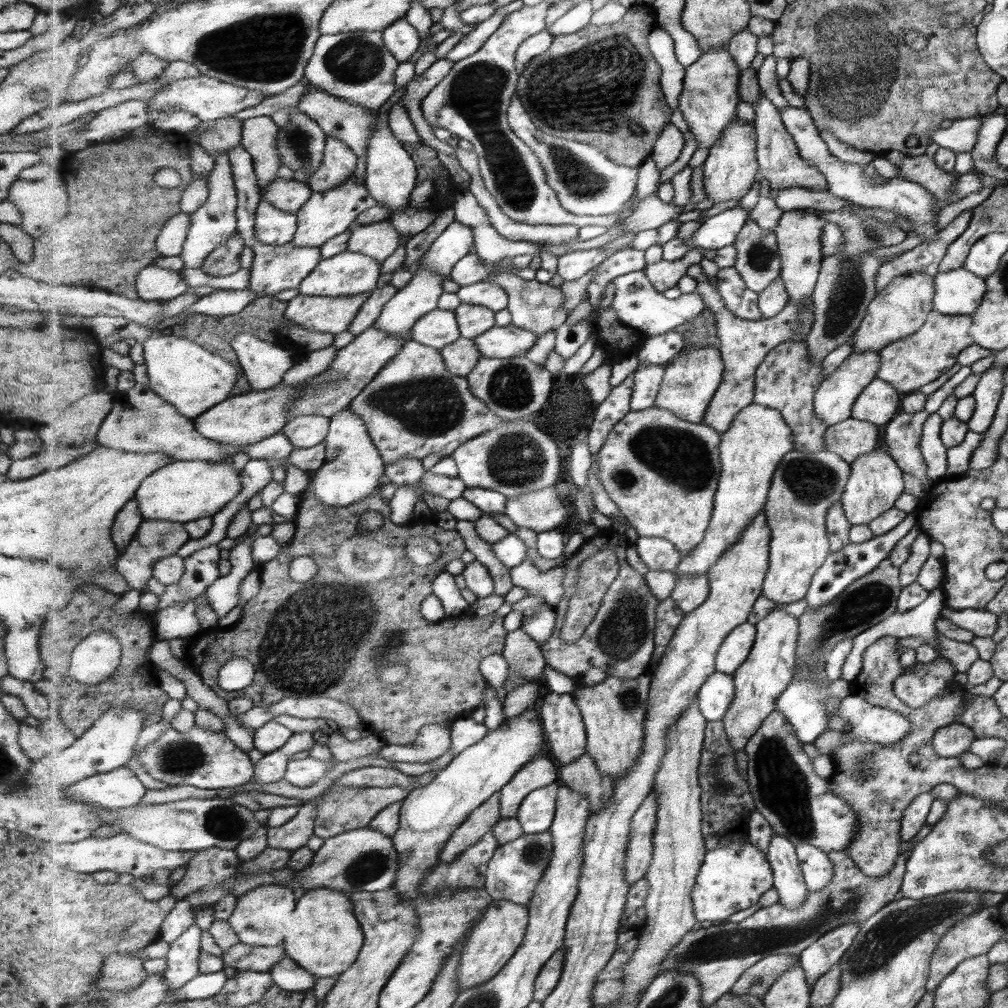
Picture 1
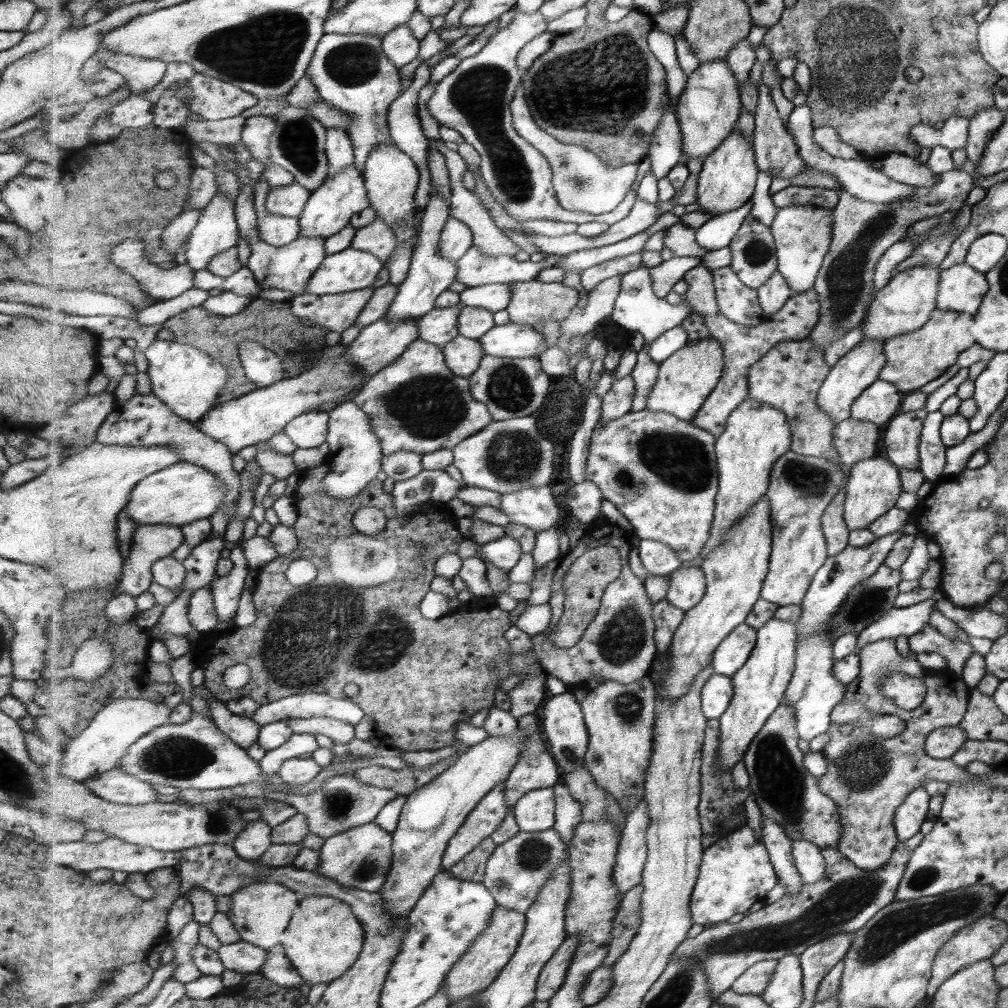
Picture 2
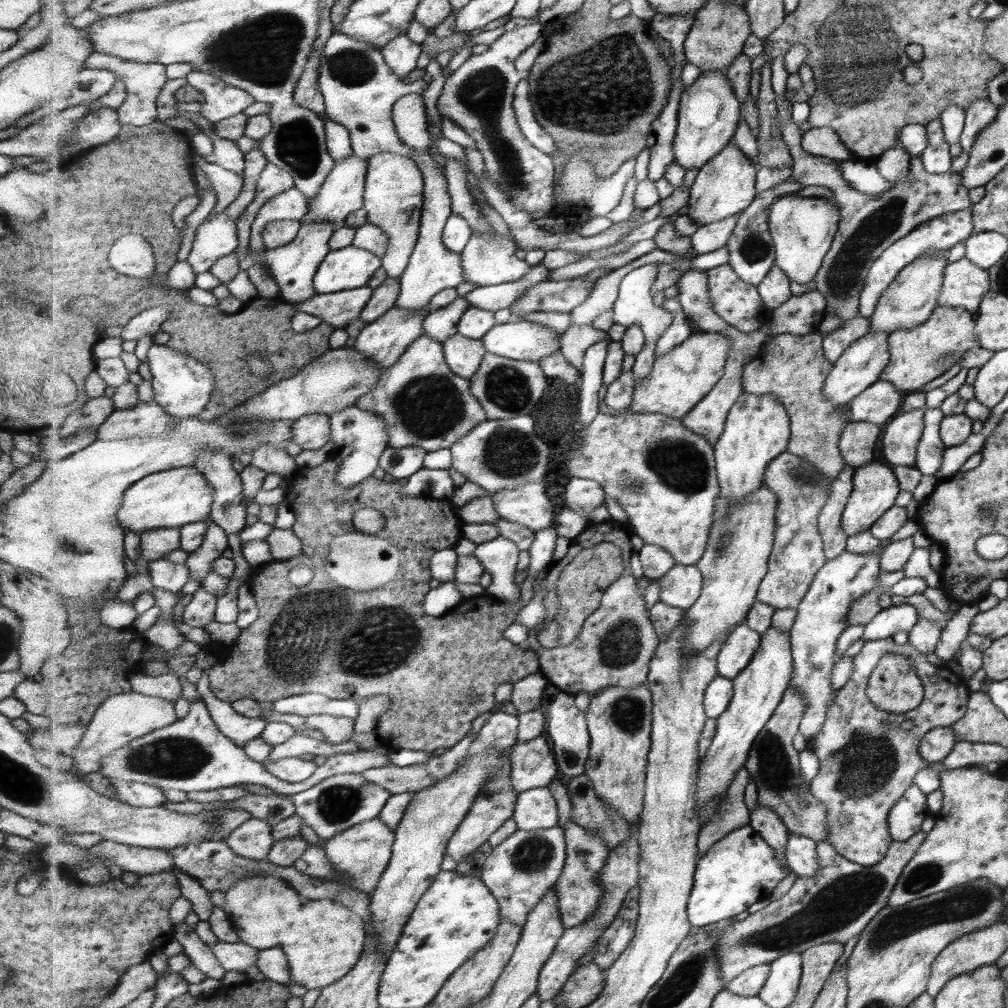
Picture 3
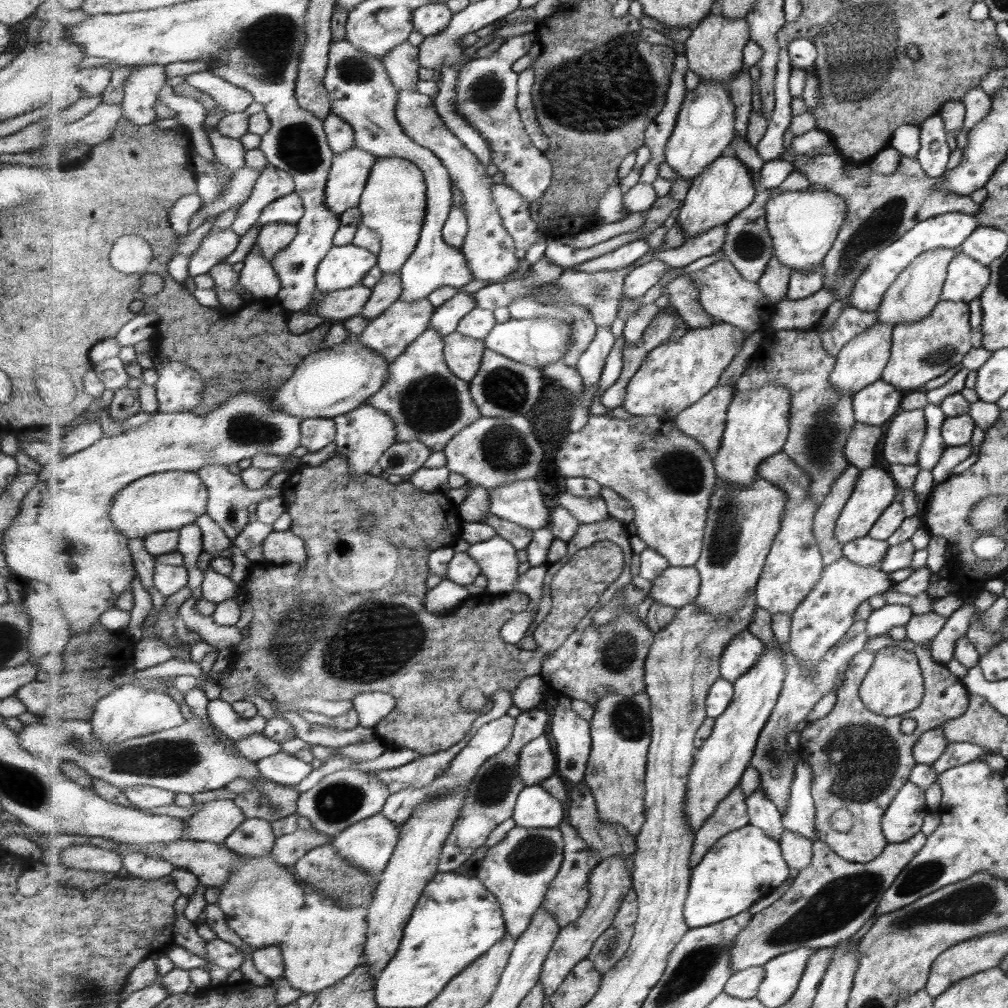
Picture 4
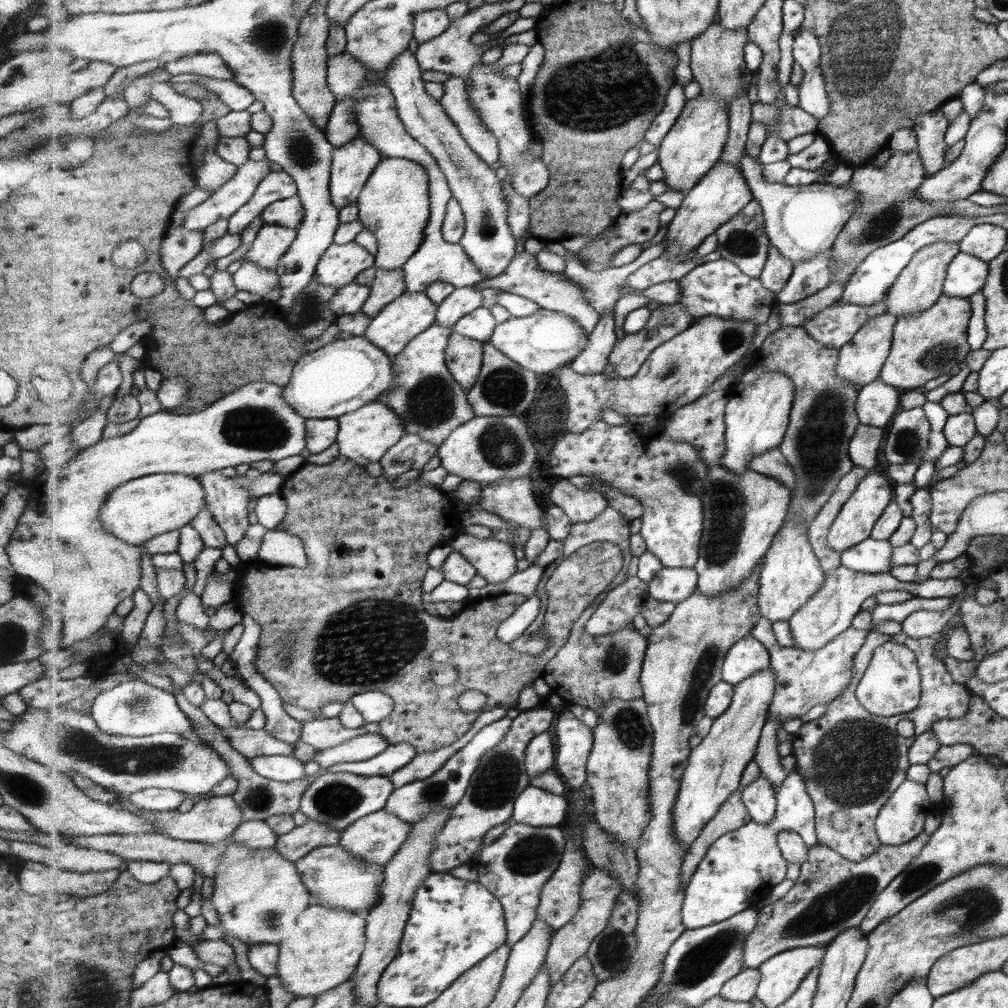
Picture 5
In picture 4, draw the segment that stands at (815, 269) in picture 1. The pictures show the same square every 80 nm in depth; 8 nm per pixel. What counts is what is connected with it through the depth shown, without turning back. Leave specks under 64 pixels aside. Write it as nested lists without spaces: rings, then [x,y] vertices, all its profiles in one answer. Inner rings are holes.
[[[812,184],[804,191],[776,189],[766,204],[766,221],[775,255],[793,271],[812,271],[823,264],[832,249],[845,215],[846,201],[827,188]]]

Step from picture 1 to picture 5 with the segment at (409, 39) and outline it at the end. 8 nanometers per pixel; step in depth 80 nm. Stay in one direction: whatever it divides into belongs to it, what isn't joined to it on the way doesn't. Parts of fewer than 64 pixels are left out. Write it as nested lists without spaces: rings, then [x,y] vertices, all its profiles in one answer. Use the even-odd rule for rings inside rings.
[[[408,48],[390,66],[386,85],[393,89],[393,95],[398,101],[399,116],[402,116],[403,124],[407,125],[407,132],[437,159],[453,196],[462,204],[466,216],[466,231],[460,245],[489,278],[502,275],[515,258],[517,244],[508,222],[510,204],[504,195],[503,180],[499,180],[495,169],[469,146],[455,122],[439,104],[439,100],[426,92],[426,82],[421,74],[423,70],[415,52]]]

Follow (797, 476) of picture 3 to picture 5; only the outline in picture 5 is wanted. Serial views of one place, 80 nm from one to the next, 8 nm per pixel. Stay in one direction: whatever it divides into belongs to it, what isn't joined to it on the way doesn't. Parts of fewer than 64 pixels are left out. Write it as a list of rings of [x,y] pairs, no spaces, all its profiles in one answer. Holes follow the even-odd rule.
[[[773,448],[769,452],[763,452],[763,454],[755,456],[751,461],[751,470],[783,482],[791,490],[797,486],[795,469],[791,467],[780,448]],[[787,522],[787,525],[775,535],[774,542],[766,552],[765,564],[759,577],[758,603],[762,616],[772,623],[790,620],[802,606],[810,602],[812,596],[818,594],[825,584],[826,573],[810,543],[808,528],[808,522]]]

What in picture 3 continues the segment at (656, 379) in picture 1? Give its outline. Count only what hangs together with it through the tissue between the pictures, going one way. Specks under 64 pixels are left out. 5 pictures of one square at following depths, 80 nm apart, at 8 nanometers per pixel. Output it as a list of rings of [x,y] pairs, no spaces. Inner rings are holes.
[[[649,263],[645,266],[632,270],[620,284],[620,293],[616,300],[614,311],[614,322],[627,326],[639,325],[645,336],[645,343],[642,350],[636,356],[635,366],[632,368],[637,381],[642,381],[647,378],[654,367],[656,359],[656,348],[658,340],[663,336],[663,333],[673,324],[674,314],[669,312],[664,306],[655,306],[653,304],[653,295],[651,295],[651,288],[655,284],[655,278],[659,274],[658,264]]]

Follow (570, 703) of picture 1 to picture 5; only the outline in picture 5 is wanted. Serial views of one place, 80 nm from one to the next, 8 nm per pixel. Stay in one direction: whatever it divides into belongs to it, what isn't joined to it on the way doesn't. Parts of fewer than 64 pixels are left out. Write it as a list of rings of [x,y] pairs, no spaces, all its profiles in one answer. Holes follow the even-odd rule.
[[[568,707],[557,714],[556,734],[559,746],[555,770],[573,789],[585,787],[588,760],[594,750],[594,732]]]

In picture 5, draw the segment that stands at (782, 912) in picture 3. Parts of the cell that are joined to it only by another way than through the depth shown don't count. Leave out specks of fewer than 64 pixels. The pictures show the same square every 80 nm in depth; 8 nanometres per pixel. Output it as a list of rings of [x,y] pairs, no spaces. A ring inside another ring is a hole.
[[[921,831],[909,842],[897,846],[882,845],[873,855],[857,862],[841,857],[839,852],[828,846],[815,844],[787,894],[759,910],[757,927],[743,947],[745,968],[759,969],[773,956],[795,948],[827,948],[839,938],[839,932],[858,928],[879,892],[907,868],[921,847],[927,844],[928,838],[929,835]]]

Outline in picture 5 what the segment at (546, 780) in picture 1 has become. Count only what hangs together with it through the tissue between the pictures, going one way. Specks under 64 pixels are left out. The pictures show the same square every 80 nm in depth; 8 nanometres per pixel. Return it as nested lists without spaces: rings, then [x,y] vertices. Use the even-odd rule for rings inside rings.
[[[547,732],[538,734],[528,746],[526,754],[526,769],[531,777],[538,777],[543,772],[552,769],[555,764],[555,748],[553,738]]]

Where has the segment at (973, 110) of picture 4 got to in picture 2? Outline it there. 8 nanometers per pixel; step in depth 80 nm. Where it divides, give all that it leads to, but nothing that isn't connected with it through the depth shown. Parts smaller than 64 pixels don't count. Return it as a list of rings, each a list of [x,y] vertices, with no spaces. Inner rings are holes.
[[[993,108],[978,110],[967,118],[969,135],[964,146],[966,158],[975,165],[984,151],[989,137],[999,129],[1003,122],[1004,113]]]

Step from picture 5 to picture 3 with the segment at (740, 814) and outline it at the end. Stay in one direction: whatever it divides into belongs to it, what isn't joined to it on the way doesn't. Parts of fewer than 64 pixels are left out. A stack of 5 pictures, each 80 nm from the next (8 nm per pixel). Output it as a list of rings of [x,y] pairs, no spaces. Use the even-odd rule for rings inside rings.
[[[744,766],[728,788],[726,799],[718,806],[720,808],[718,813],[714,814],[712,821],[702,825],[698,838],[699,859],[730,832],[750,824],[751,810],[745,802],[746,788],[750,778],[749,769]]]

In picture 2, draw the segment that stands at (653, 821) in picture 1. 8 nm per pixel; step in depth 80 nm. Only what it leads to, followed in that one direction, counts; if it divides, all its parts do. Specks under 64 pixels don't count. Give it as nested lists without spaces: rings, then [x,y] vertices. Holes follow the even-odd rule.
[[[643,799],[639,806],[627,816],[622,830],[622,842],[618,848],[617,868],[614,870],[614,881],[622,894],[634,886],[642,884],[642,874],[649,860],[649,845],[646,832],[650,827],[650,807]]]

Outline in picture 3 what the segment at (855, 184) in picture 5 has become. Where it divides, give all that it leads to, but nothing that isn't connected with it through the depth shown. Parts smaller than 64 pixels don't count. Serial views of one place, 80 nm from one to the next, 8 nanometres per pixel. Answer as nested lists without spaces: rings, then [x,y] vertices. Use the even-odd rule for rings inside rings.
[[[776,97],[779,120],[781,120],[782,136],[787,143],[792,157],[794,158],[794,171],[787,181],[797,181],[804,184],[804,186],[824,186],[830,188],[834,192],[833,198],[836,199],[839,205],[839,228],[837,235],[830,251],[826,254],[822,267],[819,269],[818,275],[815,278],[815,282],[821,292],[824,292],[827,297],[826,314],[837,315],[842,325],[843,321],[853,318],[858,315],[858,296],[865,276],[867,276],[868,268],[875,258],[877,258],[885,248],[890,244],[893,244],[895,240],[903,238],[917,226],[919,223],[925,222],[930,218],[941,216],[941,214],[947,214],[950,212],[957,212],[958,210],[965,210],[970,208],[972,202],[968,199],[968,190],[960,184],[961,177],[958,172],[950,172],[949,174],[929,174],[925,172],[922,167],[920,156],[912,154],[908,160],[908,173],[904,176],[902,181],[893,181],[892,185],[880,195],[869,196],[865,193],[859,192],[854,189],[842,176],[842,172],[839,168],[839,163],[836,163],[834,159],[815,158],[809,152],[805,152],[802,147],[802,136],[804,132],[801,132],[800,126],[792,119],[793,105],[787,98]]]

